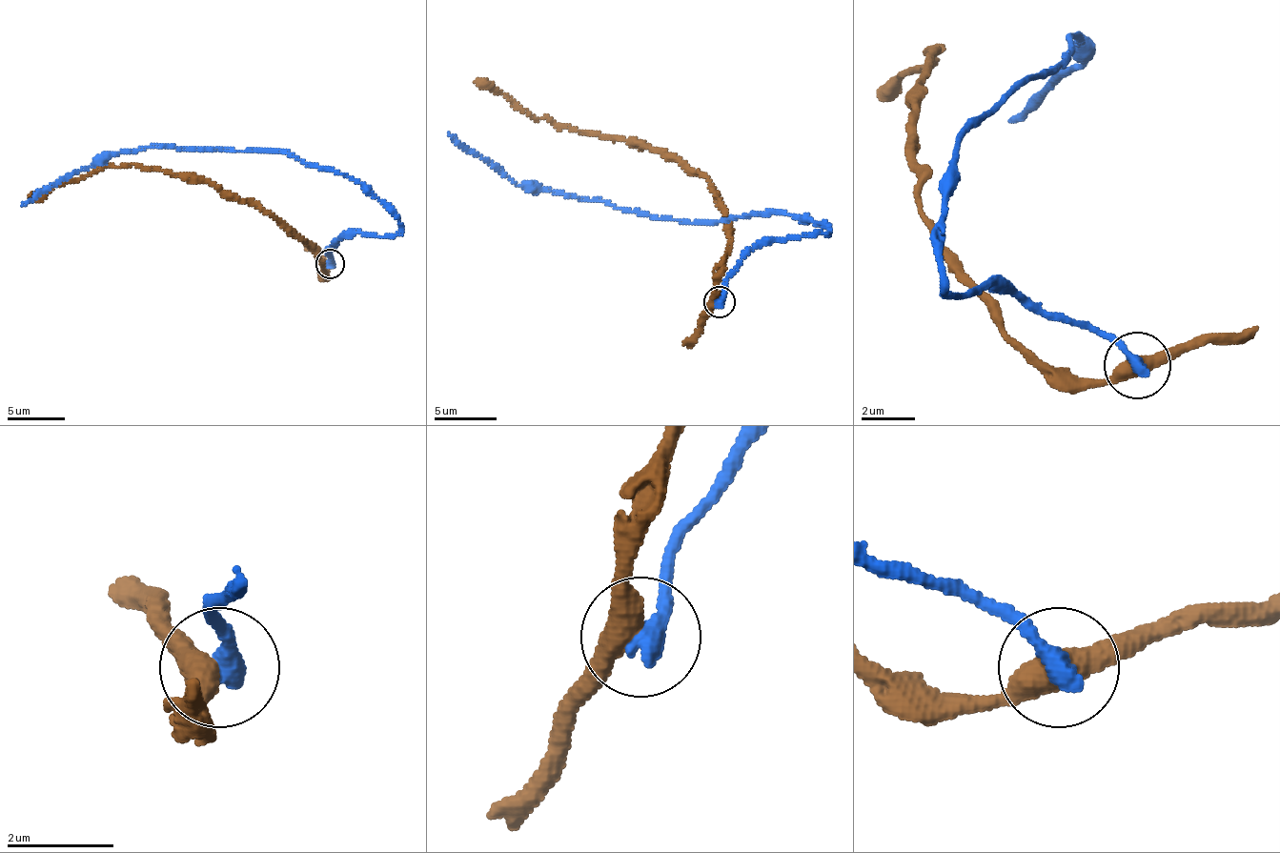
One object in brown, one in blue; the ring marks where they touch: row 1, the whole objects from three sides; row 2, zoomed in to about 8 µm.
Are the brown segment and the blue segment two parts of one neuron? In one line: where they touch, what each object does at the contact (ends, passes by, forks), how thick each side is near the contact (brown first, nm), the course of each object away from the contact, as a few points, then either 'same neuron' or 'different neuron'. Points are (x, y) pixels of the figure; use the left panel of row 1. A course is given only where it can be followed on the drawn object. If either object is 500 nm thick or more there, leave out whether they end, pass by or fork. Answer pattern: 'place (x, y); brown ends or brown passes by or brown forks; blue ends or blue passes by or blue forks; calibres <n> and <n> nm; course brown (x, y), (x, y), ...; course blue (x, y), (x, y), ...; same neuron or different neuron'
place (330, 264); brown passes by; blue ends; calibres 480 and 440 nm; course brown (330, 264), (320, 274), (324, 270), (318, 253), (270, 216), (188, 176), (122, 163), (53, 186), (29, 198); course blue (330, 264), (342, 236), (392, 237), (399, 221), (353, 180), (286, 152), (146, 147), (99, 157), (22, 206); different neuron

